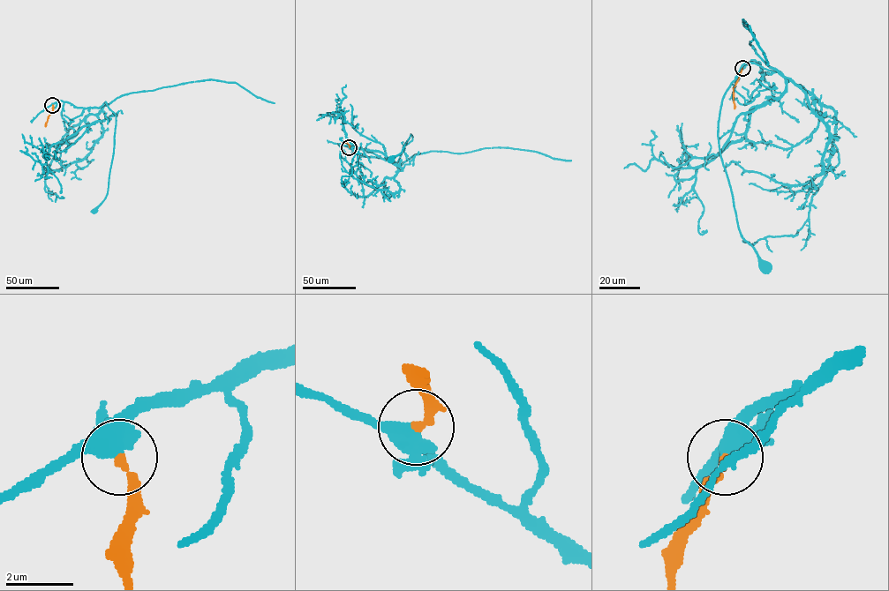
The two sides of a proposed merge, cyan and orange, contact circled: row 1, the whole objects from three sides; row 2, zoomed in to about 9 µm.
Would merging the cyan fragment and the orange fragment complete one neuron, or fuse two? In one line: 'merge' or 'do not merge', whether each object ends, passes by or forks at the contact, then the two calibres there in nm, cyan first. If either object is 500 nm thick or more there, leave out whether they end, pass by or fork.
merge | cyan forks | orange ends | 400/220 nm

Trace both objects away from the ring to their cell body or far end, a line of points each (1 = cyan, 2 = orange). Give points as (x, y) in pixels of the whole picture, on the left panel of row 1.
1: (52, 105), (60, 100), (80, 108), (99, 108), (105, 102), (116, 115), (108, 193), (94, 211)
2: (52, 105), (45, 126)

